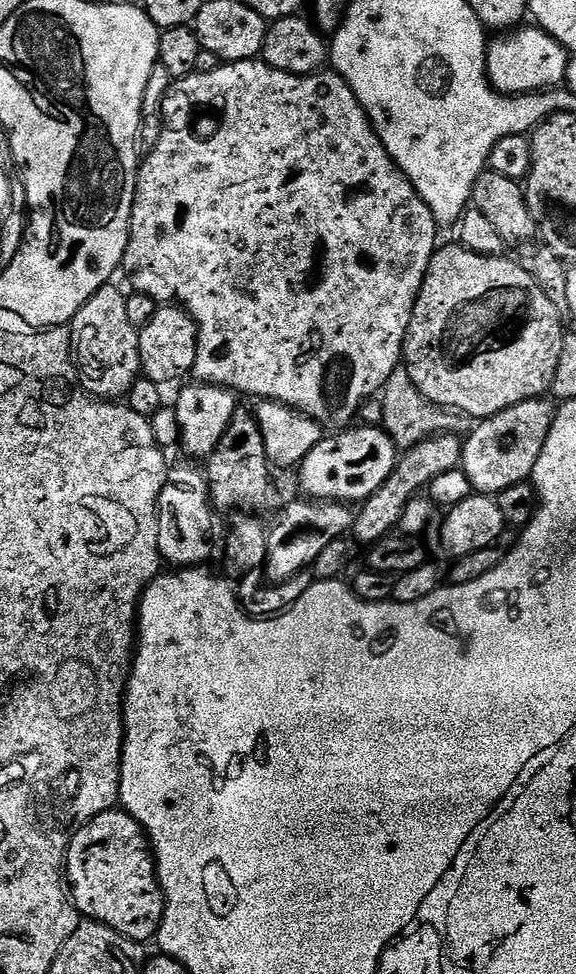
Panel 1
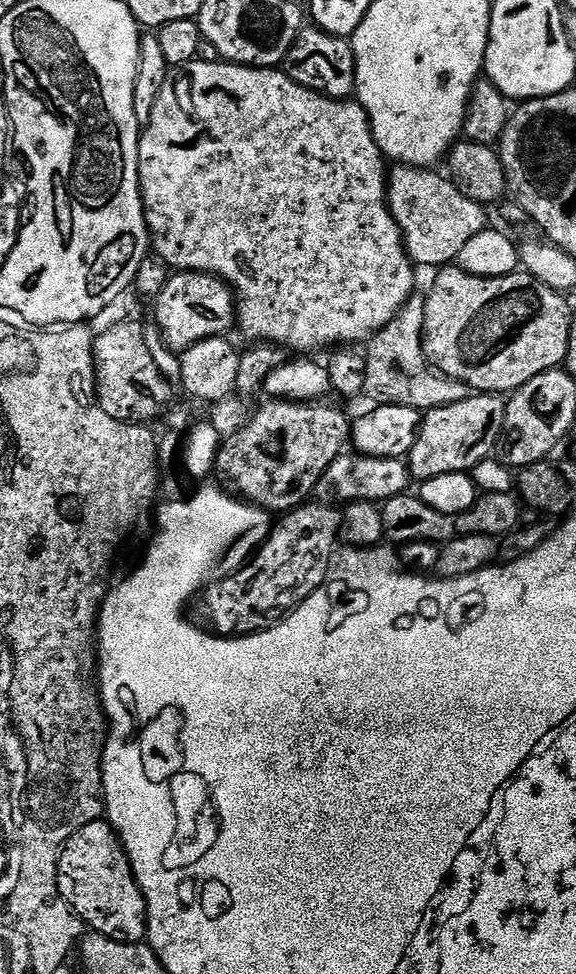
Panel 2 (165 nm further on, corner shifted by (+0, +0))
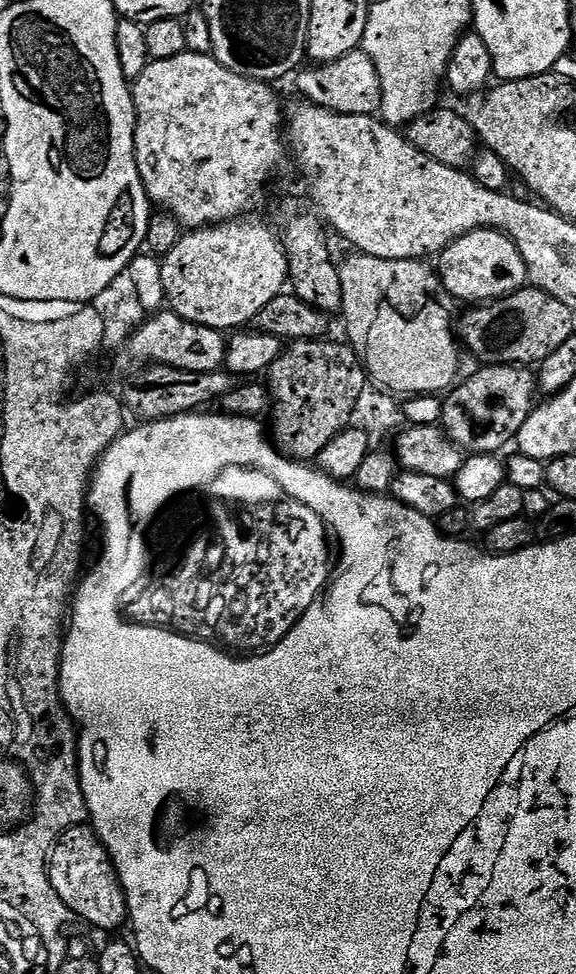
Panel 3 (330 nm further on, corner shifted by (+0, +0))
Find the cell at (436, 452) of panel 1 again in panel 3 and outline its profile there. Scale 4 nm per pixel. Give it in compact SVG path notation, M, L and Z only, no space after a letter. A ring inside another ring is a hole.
M489 364L477 367L477 371L470 375L468 380L461 379L443 397L444 415L442 417L442 429L465 453L499 453L506 444L511 445L515 441L515 436L522 428L522 423L526 422L526 418L532 412L535 405L537 395L537 377L535 373L523 365L508 364Z

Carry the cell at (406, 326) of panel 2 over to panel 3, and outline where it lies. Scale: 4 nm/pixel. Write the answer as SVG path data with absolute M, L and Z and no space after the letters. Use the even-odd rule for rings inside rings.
M363 254L351 255L339 265L342 319L348 327L347 343L364 365L369 381L376 388L400 398L447 393L461 375L462 348L454 331L454 316L452 320L447 306L440 301L442 285L437 269L424 260L383 260Z

